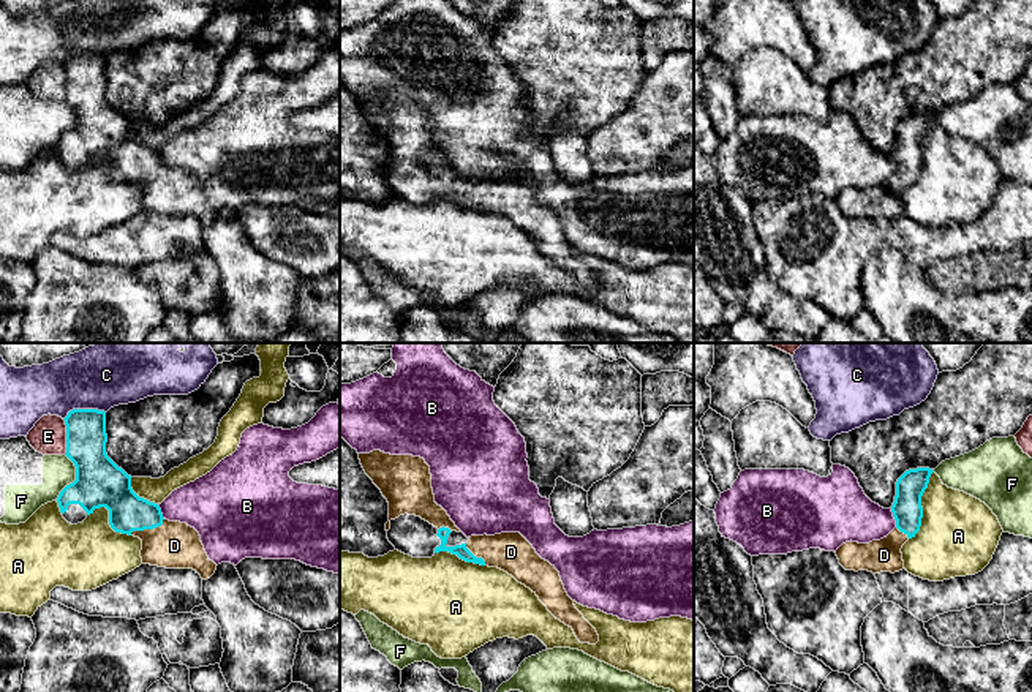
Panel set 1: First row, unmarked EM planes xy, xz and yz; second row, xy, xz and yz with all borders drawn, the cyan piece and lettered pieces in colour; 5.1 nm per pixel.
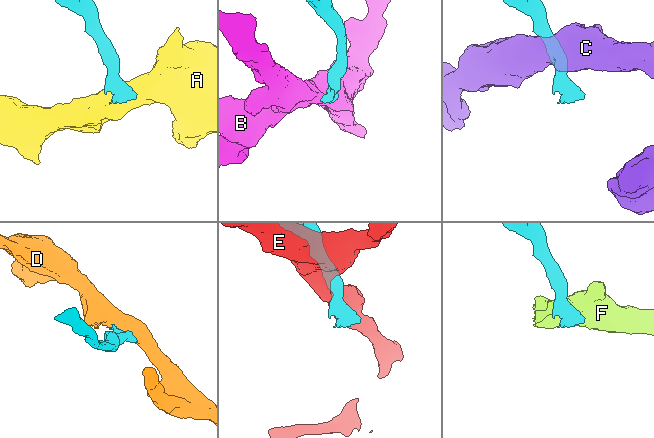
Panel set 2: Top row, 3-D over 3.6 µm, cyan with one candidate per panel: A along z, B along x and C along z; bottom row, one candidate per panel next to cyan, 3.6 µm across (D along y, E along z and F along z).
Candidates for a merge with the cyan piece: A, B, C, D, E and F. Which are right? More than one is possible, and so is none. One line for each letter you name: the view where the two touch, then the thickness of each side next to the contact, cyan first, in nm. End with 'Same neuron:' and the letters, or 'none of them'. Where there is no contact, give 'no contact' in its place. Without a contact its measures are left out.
D: meets cyan in xy; 200 nm thick on the cyan side, 240 nm on the other
Same neuron: D

